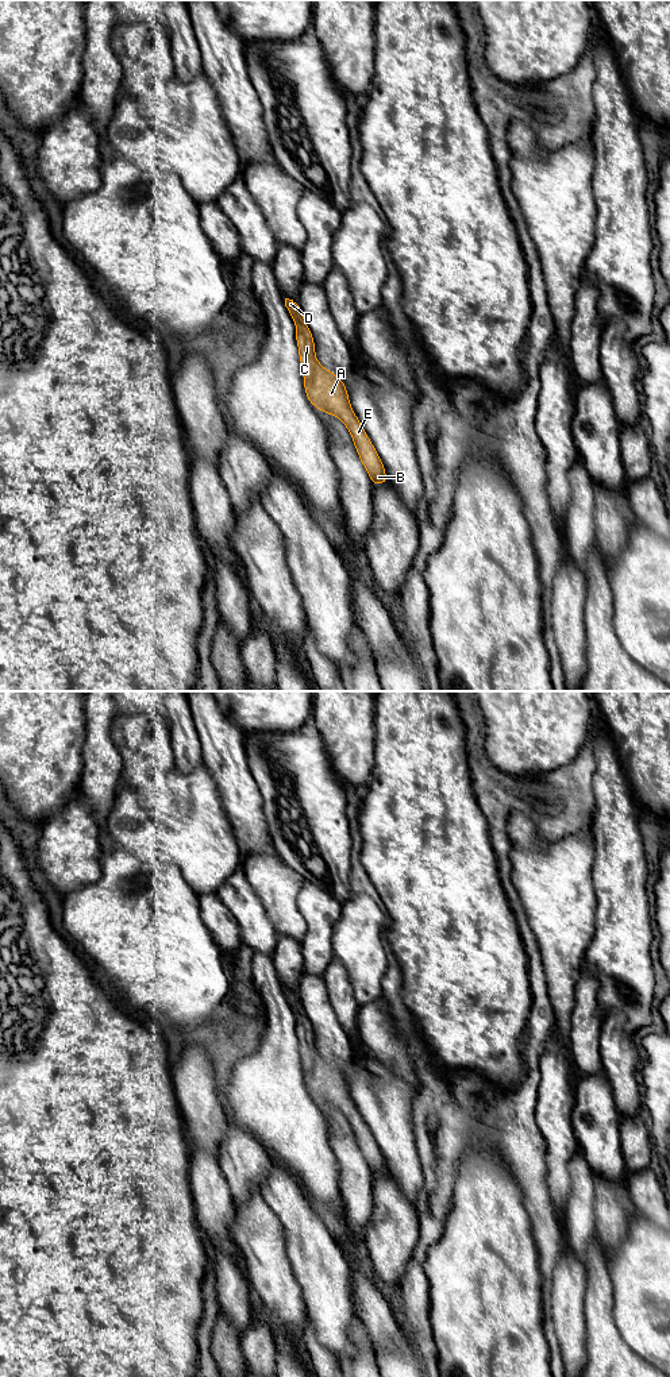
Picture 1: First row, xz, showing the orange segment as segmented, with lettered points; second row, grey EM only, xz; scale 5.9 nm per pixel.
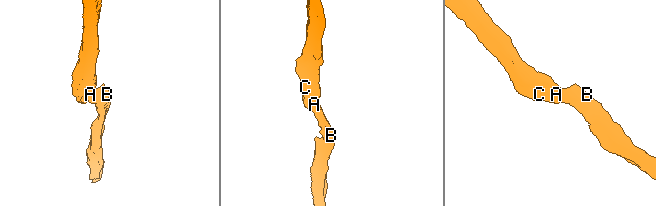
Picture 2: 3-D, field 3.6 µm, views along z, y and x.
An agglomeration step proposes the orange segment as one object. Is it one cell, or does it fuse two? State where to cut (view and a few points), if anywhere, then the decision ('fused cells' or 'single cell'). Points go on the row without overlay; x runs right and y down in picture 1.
cut none; single cell

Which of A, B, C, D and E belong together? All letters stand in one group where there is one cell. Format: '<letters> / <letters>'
A B C D E

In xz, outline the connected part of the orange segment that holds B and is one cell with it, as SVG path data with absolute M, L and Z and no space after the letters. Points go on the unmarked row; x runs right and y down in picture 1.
M285 990L285 998L296 1015L296 1034L308 1092L323 1104L336 1107L347 1118L373 1176L384 1176L388 1173L385 1158L350 1096L346 1075L319 1054L313 1027L299 994Z

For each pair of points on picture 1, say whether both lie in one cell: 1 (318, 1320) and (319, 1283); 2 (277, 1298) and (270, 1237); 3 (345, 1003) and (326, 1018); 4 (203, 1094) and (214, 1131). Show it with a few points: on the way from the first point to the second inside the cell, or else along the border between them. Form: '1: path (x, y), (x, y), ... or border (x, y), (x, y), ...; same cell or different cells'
1: path (319, 1311), (319, 1292); same cell
2: path (274, 1283), (270, 1276), (270, 1252); same cell
3: border (324, 982), (335, 1018), (350, 1040); different cells
4: path (203, 1103), (208, 1122); same cell

